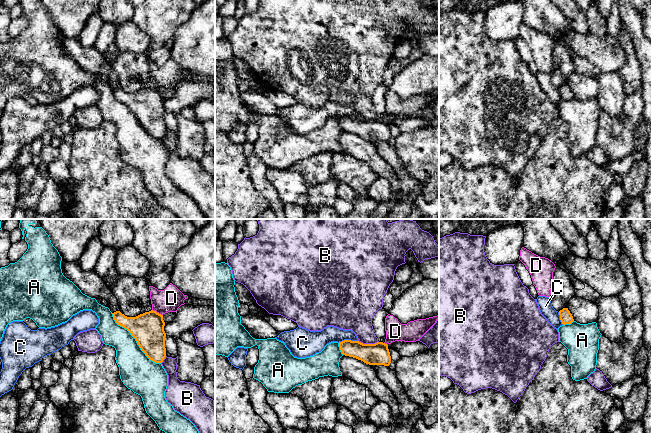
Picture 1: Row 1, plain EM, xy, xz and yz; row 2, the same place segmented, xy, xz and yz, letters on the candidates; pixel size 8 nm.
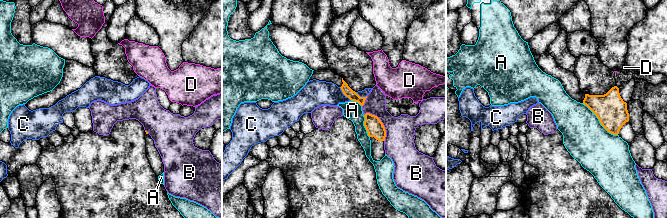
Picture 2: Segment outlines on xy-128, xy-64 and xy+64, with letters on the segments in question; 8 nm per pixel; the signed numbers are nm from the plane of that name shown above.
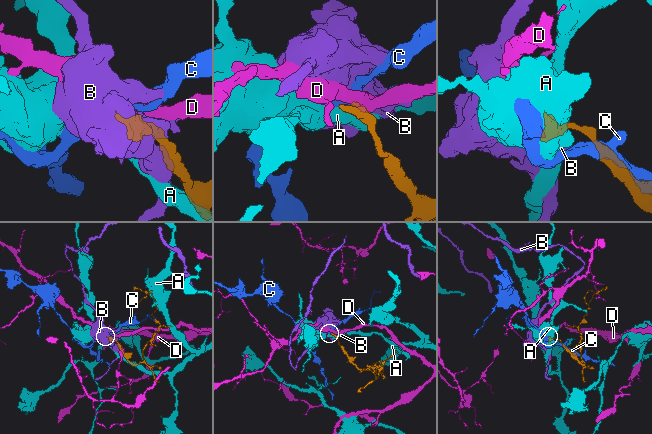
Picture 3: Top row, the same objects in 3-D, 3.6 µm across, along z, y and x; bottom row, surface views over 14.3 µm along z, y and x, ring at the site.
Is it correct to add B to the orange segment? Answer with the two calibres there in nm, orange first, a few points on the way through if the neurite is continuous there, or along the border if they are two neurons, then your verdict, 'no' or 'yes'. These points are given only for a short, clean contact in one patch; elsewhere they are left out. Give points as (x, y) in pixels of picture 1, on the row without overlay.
calibres 180 and 240 nm; no

